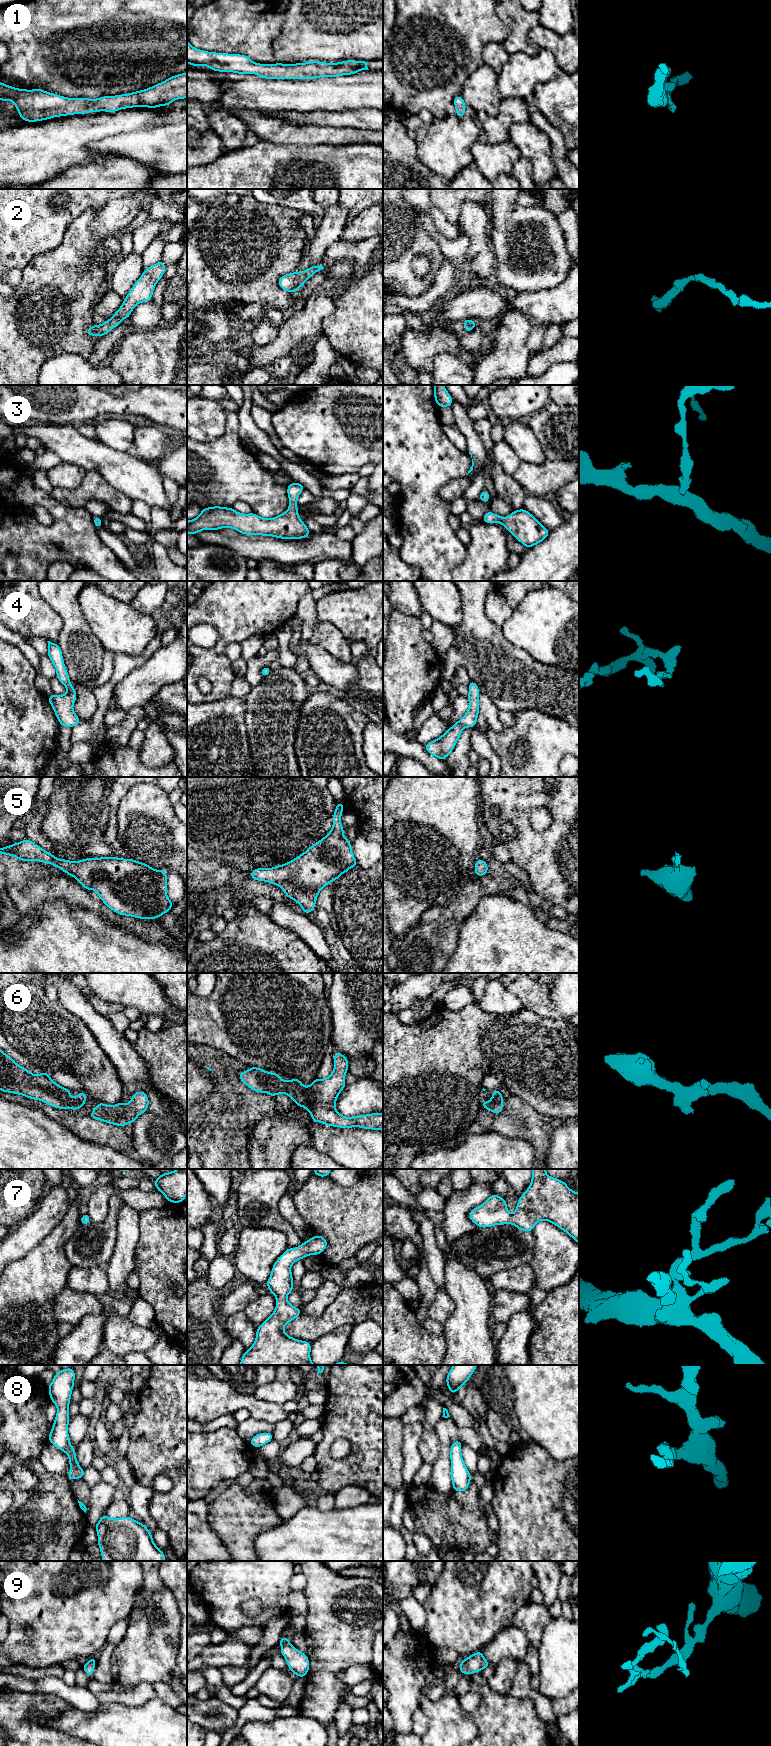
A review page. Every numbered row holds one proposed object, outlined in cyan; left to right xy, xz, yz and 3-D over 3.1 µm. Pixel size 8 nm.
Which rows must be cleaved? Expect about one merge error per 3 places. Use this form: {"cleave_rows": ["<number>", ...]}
{"cleave_rows": []}

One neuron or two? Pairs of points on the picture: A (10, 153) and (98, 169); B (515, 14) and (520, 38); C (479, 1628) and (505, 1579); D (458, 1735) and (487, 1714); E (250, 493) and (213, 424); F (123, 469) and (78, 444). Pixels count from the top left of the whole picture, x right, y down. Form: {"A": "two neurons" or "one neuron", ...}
{"A": "two neurons", "B": "one neuron", "C": "one neuron", "D": "two neurons", "E": "two neurons", "F": "one neuron"}

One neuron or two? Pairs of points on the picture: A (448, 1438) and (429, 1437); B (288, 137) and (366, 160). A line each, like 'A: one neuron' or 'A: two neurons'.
A: two neurons
B: two neurons

